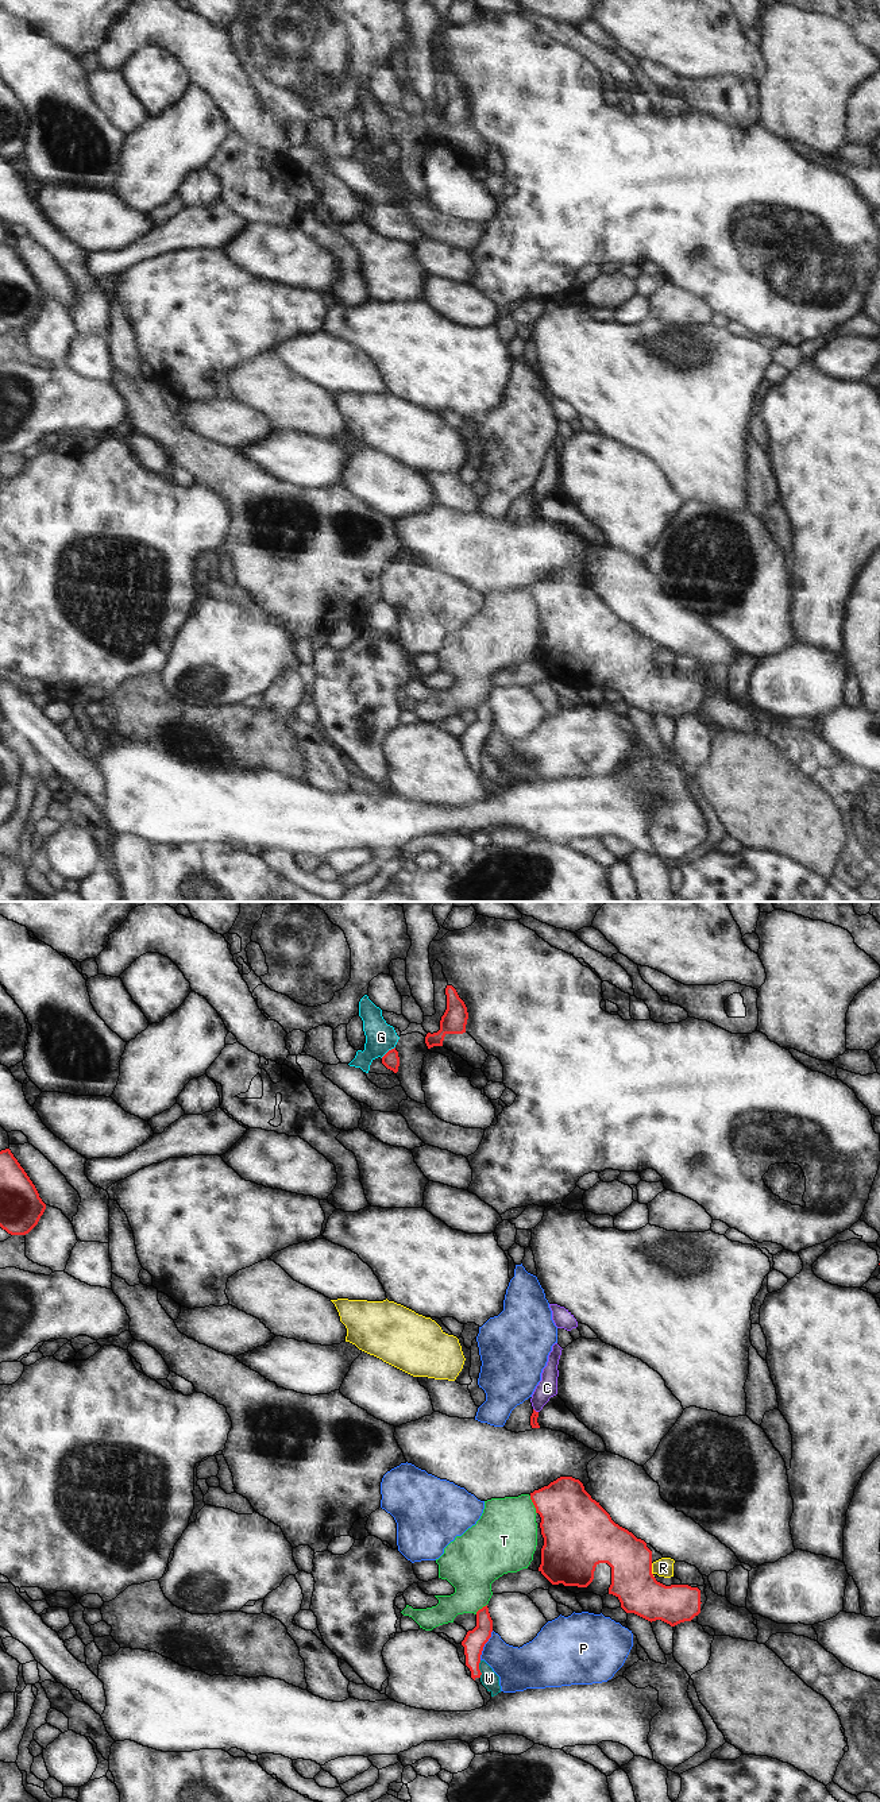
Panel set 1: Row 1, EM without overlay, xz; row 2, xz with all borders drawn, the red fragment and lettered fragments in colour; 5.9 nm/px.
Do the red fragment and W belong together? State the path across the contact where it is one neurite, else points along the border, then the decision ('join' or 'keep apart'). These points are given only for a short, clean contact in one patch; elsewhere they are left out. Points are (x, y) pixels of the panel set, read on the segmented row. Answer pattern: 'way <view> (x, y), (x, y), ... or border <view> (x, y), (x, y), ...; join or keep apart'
keep apart

